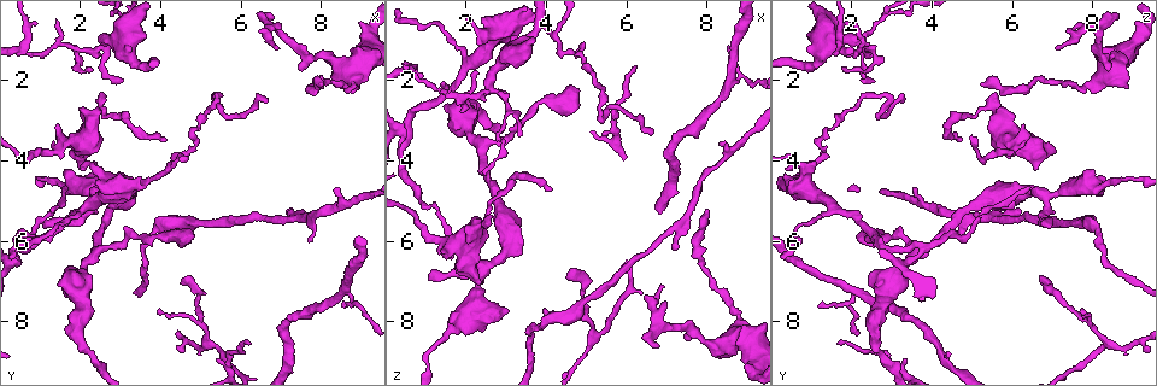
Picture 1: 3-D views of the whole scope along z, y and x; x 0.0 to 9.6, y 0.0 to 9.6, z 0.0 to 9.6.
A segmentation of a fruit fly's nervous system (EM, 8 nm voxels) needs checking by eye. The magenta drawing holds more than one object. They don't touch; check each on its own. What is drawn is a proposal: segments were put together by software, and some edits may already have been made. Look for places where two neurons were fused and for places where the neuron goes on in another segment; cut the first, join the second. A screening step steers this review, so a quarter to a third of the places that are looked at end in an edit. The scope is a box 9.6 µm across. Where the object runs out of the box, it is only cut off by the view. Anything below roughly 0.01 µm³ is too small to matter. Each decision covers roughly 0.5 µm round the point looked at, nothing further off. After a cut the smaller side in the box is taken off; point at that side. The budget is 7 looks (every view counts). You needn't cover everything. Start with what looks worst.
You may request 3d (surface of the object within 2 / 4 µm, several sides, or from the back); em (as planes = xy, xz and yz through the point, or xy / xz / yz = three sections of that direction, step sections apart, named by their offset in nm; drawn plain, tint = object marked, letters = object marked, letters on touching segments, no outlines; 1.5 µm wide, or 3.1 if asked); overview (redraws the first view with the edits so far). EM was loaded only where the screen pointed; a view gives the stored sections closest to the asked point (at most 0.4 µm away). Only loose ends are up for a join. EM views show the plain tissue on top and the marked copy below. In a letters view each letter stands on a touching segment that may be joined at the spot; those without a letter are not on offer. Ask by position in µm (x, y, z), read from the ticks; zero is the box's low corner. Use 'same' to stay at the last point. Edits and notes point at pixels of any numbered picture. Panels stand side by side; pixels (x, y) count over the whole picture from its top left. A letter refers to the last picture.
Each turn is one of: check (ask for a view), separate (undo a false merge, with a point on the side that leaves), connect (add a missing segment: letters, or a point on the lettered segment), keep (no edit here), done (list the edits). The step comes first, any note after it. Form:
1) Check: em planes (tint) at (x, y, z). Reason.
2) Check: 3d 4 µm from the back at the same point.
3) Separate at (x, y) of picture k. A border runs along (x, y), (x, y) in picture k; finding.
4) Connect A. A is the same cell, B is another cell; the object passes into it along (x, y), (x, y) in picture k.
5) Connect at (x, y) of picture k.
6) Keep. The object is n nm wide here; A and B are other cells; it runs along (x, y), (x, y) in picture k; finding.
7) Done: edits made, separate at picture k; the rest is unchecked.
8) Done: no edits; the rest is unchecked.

Check: 3d 4 µm at (2.65, 1.10, 2.15). Abrupt turn.

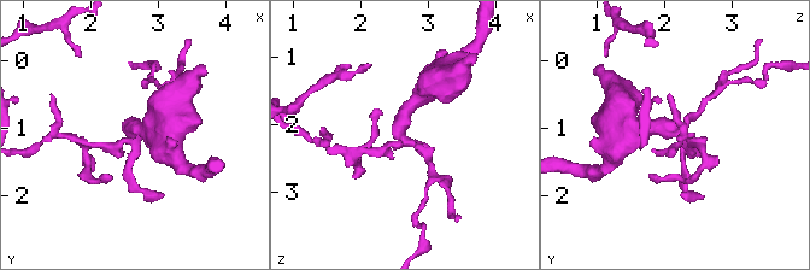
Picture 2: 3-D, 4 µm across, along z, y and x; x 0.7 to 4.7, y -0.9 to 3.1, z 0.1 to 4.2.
Check: em xy step 8 (tint) at (2.60, 1.10, 2.15). Shape alone is not enough.

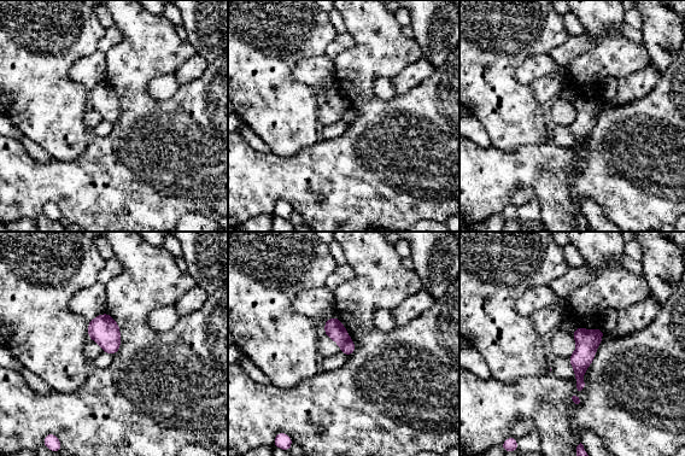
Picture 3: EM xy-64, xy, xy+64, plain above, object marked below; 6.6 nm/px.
Check: em planes (letters) at the same point. Cut it another way.

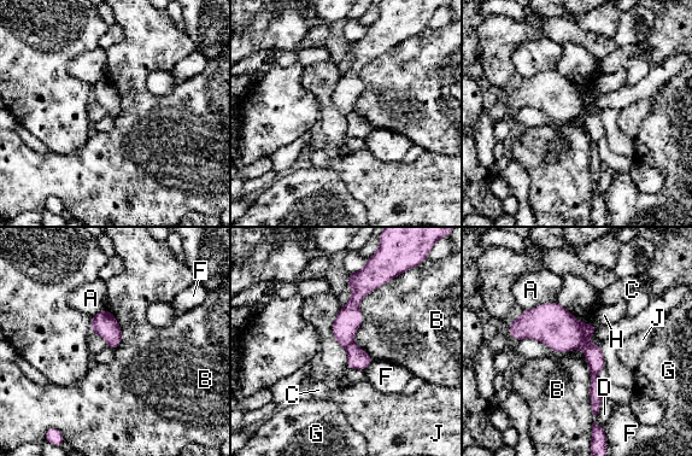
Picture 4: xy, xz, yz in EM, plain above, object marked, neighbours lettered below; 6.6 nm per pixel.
Separate at (592, 352) of picture 4. The object is 170 nm wide here; A, B, C, D, F, G, H and J are other cells; two neurons meet here.

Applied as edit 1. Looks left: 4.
Check: overview.

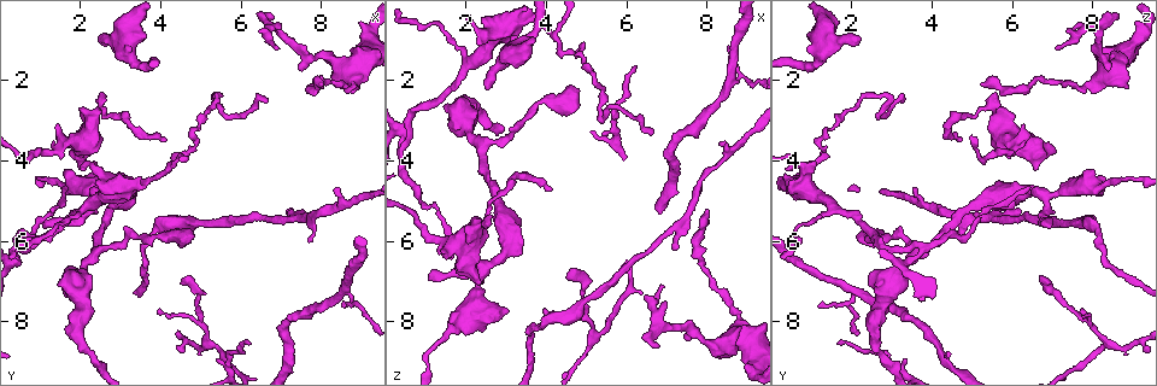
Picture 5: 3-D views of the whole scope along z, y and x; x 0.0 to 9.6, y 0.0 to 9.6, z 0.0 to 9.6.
Check: em xy step 4 (tint) at (3.80, 5.70, 8.10). Thick turns thin.

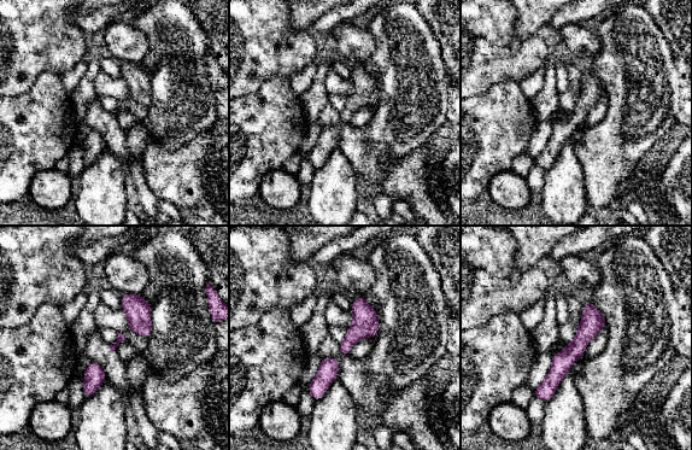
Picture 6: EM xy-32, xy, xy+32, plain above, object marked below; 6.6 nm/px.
Check: em planes (letters) at the same point. Cut it another way.

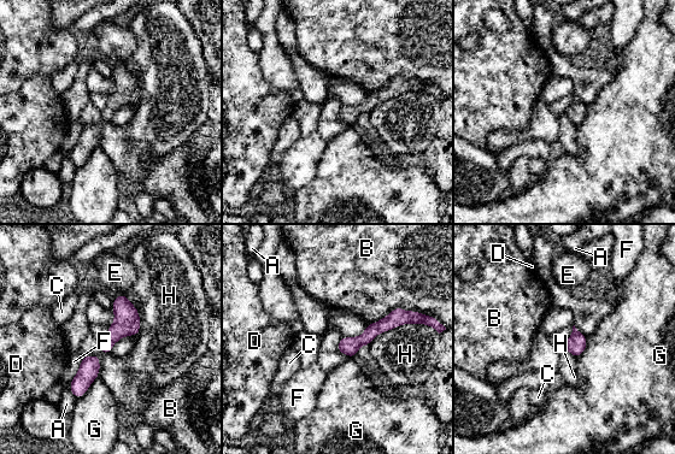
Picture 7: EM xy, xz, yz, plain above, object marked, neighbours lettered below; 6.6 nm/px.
Keep. The longest contact is with H, 380 nm; A, B, C, D, E, F, G and H are other cells; it runs along (122, 298), (122, 325), (74, 389) in picture 7; all the same neuron.

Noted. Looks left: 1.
Done: edits made, separate at picture 4; the rest is unchecked.

